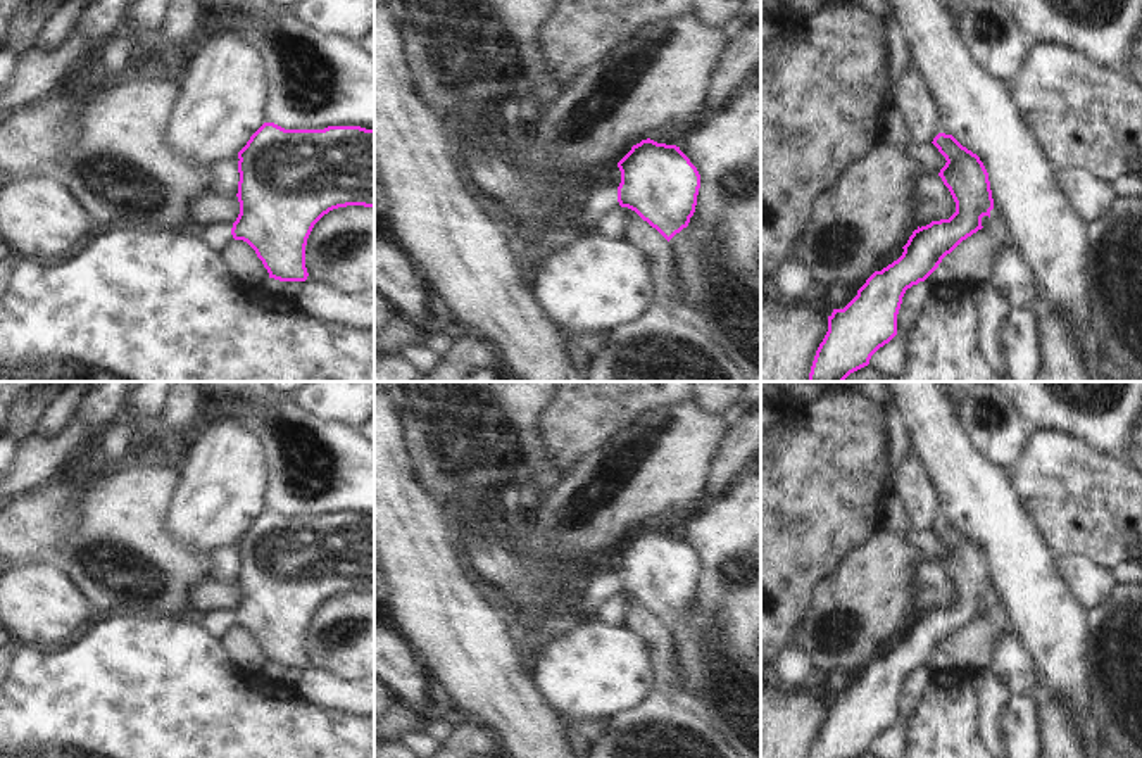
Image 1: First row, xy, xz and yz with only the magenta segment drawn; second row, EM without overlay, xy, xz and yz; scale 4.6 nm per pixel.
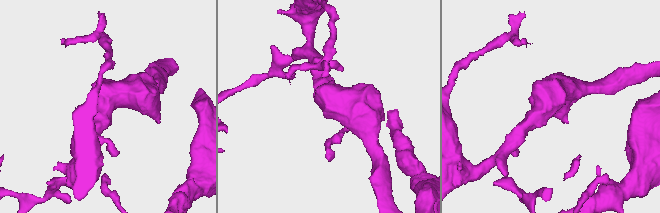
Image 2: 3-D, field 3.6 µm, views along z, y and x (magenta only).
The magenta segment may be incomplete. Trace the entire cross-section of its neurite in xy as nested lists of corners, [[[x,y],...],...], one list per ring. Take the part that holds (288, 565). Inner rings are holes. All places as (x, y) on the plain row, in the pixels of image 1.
[[[264,509],[238,539],[238,589],[235,610],[212,610],[198,622],[221,641],[228,629],[247,629],[262,647],[269,665],[305,668],[305,632],[314,611],[329,597],[347,592],[374,596],[374,516],[328,513],[324,516],[285,516]]]

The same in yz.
[[[938,520],[932,528],[945,544],[938,563],[949,575],[956,599],[949,606],[918,613],[902,634],[902,642],[875,658],[857,677],[857,682],[828,703],[828,718],[819,730],[811,758],[857,758],[869,751],[871,742],[897,722],[897,701],[907,675],[925,668],[963,627],[982,616],[982,604],[994,596],[988,559],[976,540],[963,534],[952,521]]]

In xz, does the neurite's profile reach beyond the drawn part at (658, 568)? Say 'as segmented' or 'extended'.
extended

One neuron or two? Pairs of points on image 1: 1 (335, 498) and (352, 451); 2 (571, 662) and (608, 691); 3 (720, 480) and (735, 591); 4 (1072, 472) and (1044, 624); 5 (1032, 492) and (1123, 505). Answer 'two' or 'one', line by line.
1: one
2: one
3: two
4: two
5: one

